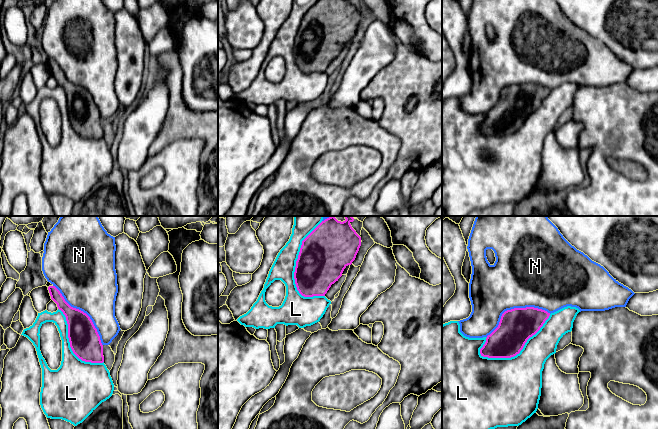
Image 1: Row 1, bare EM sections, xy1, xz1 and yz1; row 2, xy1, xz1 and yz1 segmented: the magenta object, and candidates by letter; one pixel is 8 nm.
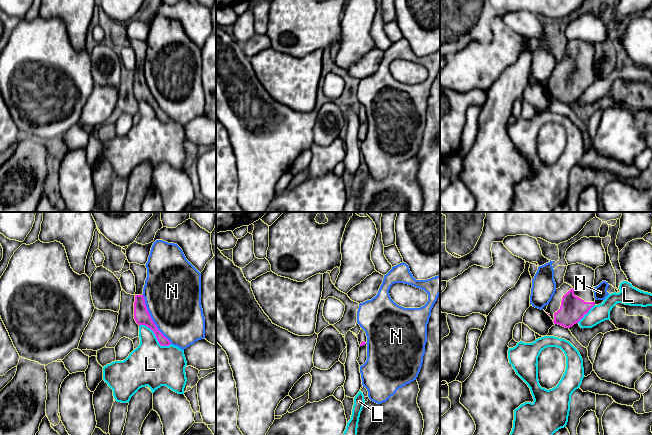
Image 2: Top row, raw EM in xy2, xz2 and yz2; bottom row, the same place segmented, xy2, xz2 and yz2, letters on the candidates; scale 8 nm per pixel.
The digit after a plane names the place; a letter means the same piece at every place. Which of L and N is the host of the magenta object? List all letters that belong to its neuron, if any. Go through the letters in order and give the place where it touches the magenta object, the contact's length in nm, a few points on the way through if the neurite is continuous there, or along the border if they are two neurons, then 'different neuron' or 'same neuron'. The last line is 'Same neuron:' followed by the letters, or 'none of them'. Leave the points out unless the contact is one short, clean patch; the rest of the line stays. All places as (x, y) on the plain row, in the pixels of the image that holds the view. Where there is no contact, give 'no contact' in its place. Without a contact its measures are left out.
L: yz1 (519, 128) | 650 nm | different neuron
N: yz1 (514, 84) | 550 nm | different neuron
Same neuron: none of them

